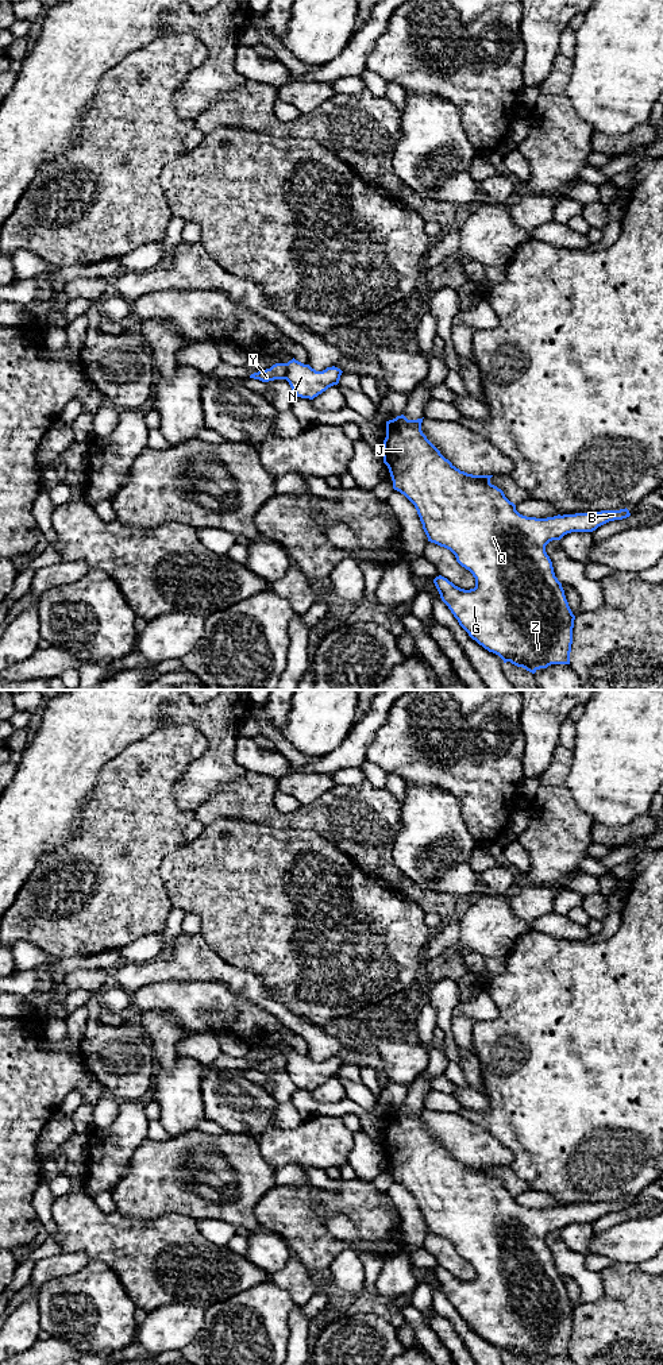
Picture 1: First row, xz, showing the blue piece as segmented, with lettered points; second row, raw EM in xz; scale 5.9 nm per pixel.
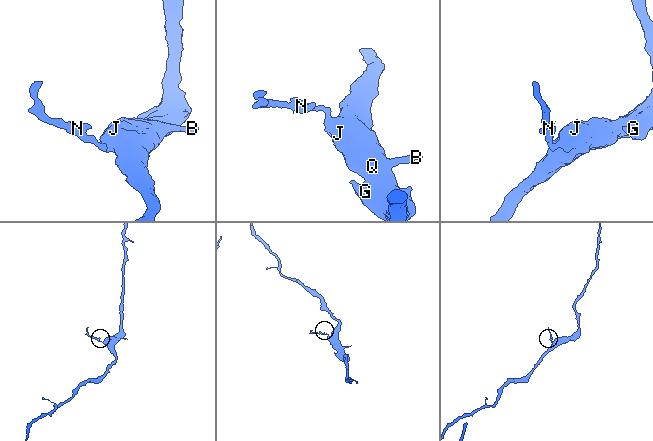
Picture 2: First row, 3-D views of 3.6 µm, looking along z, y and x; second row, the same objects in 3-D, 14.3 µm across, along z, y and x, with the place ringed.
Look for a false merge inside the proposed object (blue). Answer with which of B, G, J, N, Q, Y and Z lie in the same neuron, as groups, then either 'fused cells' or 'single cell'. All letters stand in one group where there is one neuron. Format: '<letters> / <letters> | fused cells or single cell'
B G J N Q Z / Y | fused cells

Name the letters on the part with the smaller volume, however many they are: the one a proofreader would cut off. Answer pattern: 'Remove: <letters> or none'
Remove: Y

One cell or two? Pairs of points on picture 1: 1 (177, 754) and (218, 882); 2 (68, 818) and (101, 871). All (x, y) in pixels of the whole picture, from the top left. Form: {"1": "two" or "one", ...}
{"1": "two", "2": "two"}

